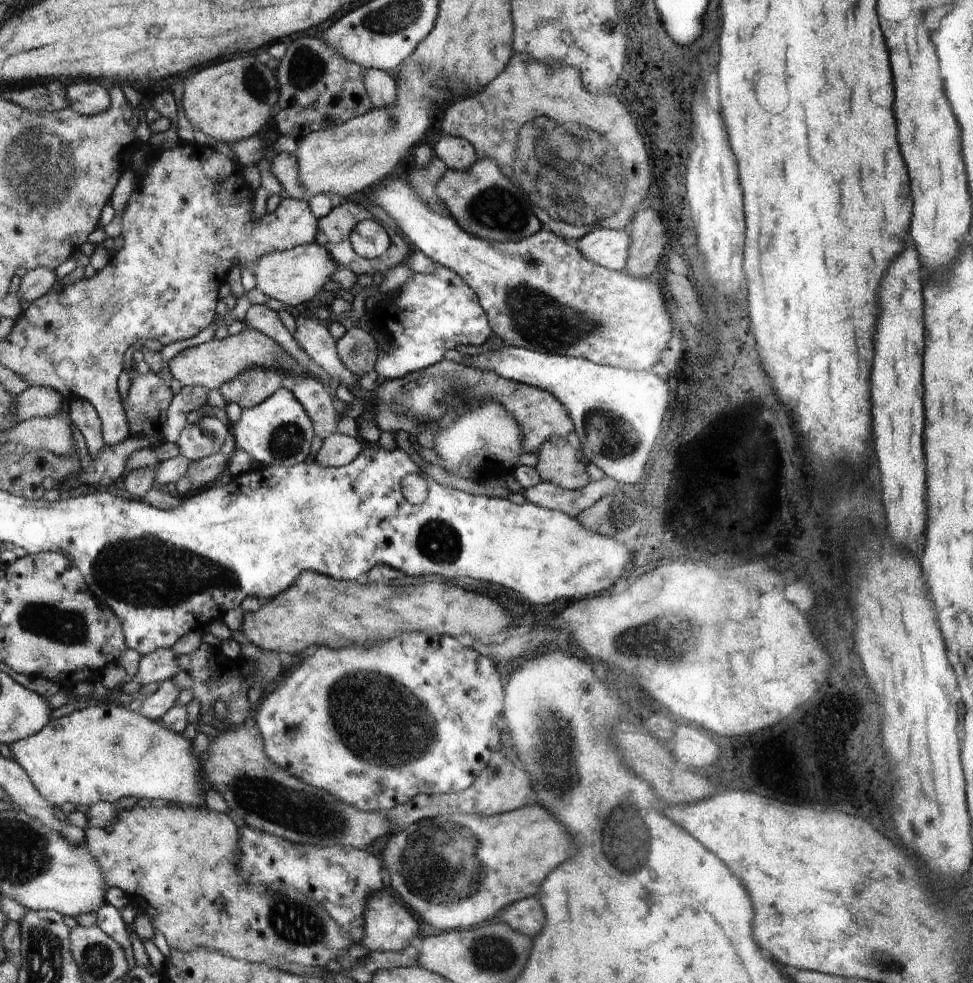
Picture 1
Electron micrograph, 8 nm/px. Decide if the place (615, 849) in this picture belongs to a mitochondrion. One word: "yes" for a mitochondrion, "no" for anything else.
yes

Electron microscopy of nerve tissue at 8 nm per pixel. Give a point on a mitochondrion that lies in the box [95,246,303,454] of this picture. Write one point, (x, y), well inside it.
(247, 381)

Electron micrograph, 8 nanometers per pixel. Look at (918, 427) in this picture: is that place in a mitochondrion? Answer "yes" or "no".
no

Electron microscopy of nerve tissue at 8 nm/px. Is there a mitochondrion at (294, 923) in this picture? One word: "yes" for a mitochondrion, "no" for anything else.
yes

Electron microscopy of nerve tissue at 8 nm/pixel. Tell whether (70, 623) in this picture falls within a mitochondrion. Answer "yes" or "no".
yes

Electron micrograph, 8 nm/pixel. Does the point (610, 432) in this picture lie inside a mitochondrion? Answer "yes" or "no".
yes

